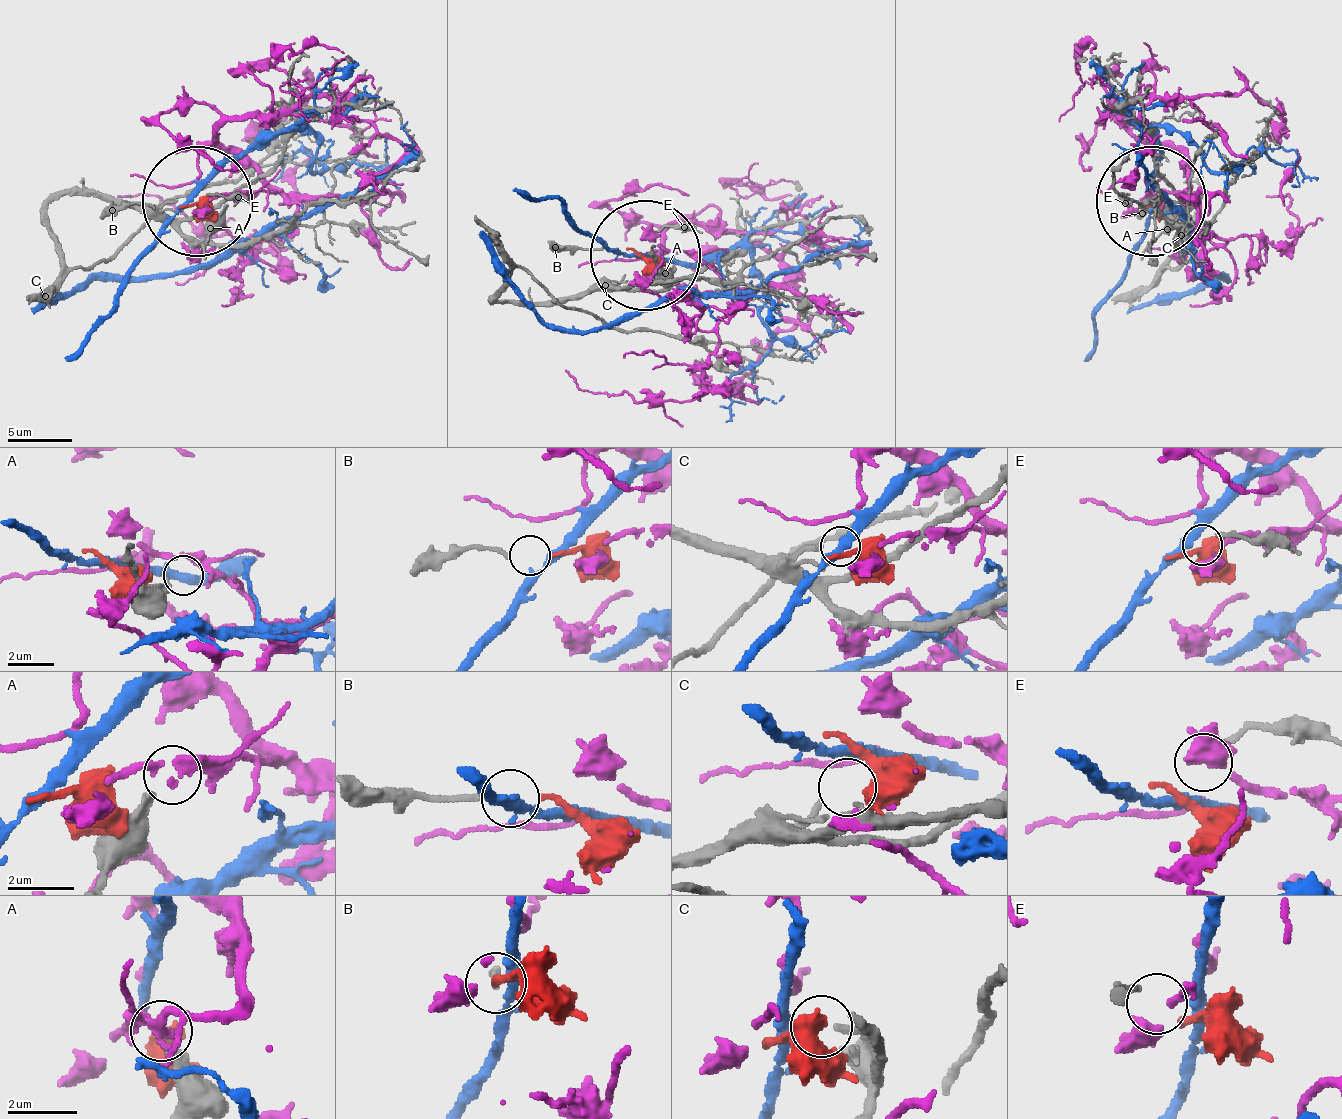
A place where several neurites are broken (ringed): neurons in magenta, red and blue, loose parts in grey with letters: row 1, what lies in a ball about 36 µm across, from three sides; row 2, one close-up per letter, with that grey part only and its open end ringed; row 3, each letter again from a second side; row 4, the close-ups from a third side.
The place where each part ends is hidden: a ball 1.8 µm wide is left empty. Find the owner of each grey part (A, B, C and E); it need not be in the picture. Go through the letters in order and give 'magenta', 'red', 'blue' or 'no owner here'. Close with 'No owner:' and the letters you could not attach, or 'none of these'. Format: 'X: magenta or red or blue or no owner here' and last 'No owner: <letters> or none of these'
A: no owner here
B: red
C: no owner here
E: no owner here
No owner: A, C, E

